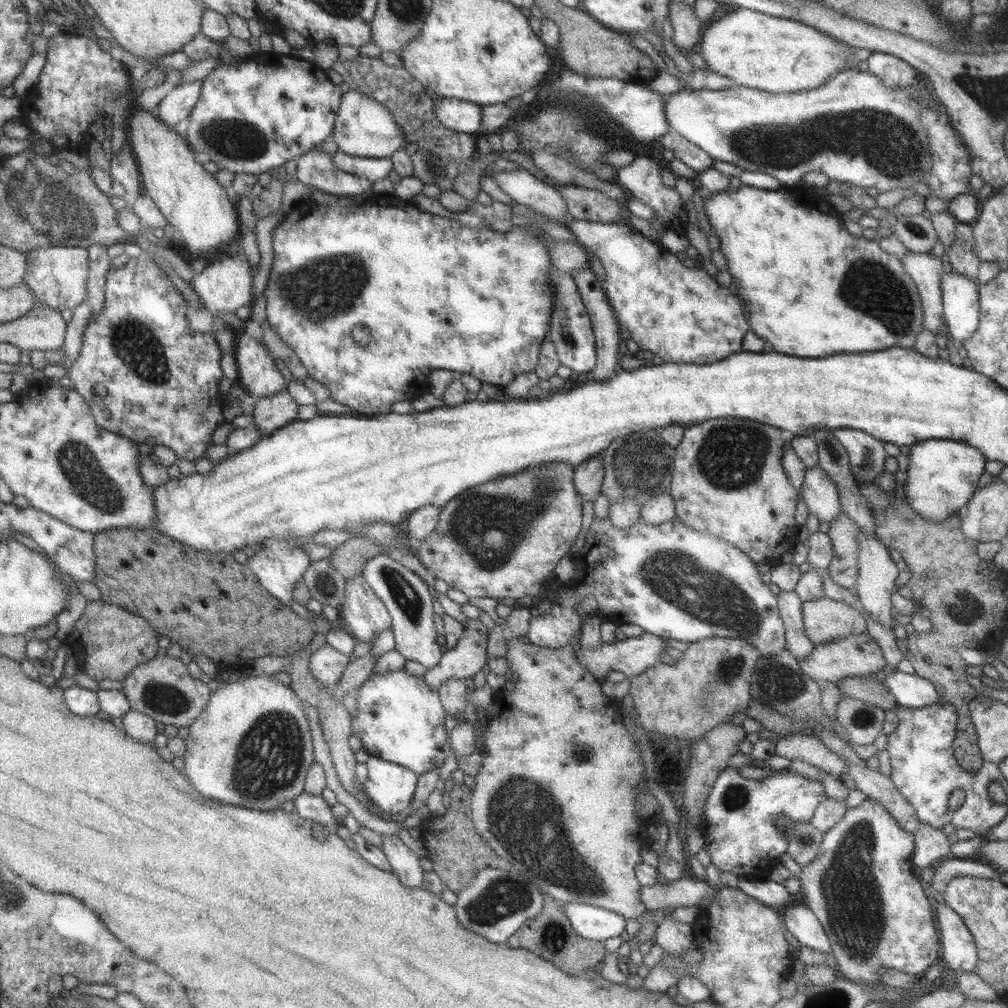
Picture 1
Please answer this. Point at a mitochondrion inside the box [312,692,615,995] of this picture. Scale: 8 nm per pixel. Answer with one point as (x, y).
(530, 822)

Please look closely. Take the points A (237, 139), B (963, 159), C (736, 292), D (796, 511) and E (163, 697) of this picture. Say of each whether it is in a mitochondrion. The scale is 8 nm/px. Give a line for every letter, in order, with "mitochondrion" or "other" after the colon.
A: mitochondrion
B: other
C: other
D: other
E: mitochondrion

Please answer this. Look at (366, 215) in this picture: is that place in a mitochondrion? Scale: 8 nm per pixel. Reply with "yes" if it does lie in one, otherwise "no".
no

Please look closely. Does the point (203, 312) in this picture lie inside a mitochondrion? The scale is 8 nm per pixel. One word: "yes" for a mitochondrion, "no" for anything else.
no

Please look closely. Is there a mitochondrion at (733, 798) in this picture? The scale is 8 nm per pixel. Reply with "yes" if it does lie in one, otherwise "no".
yes

